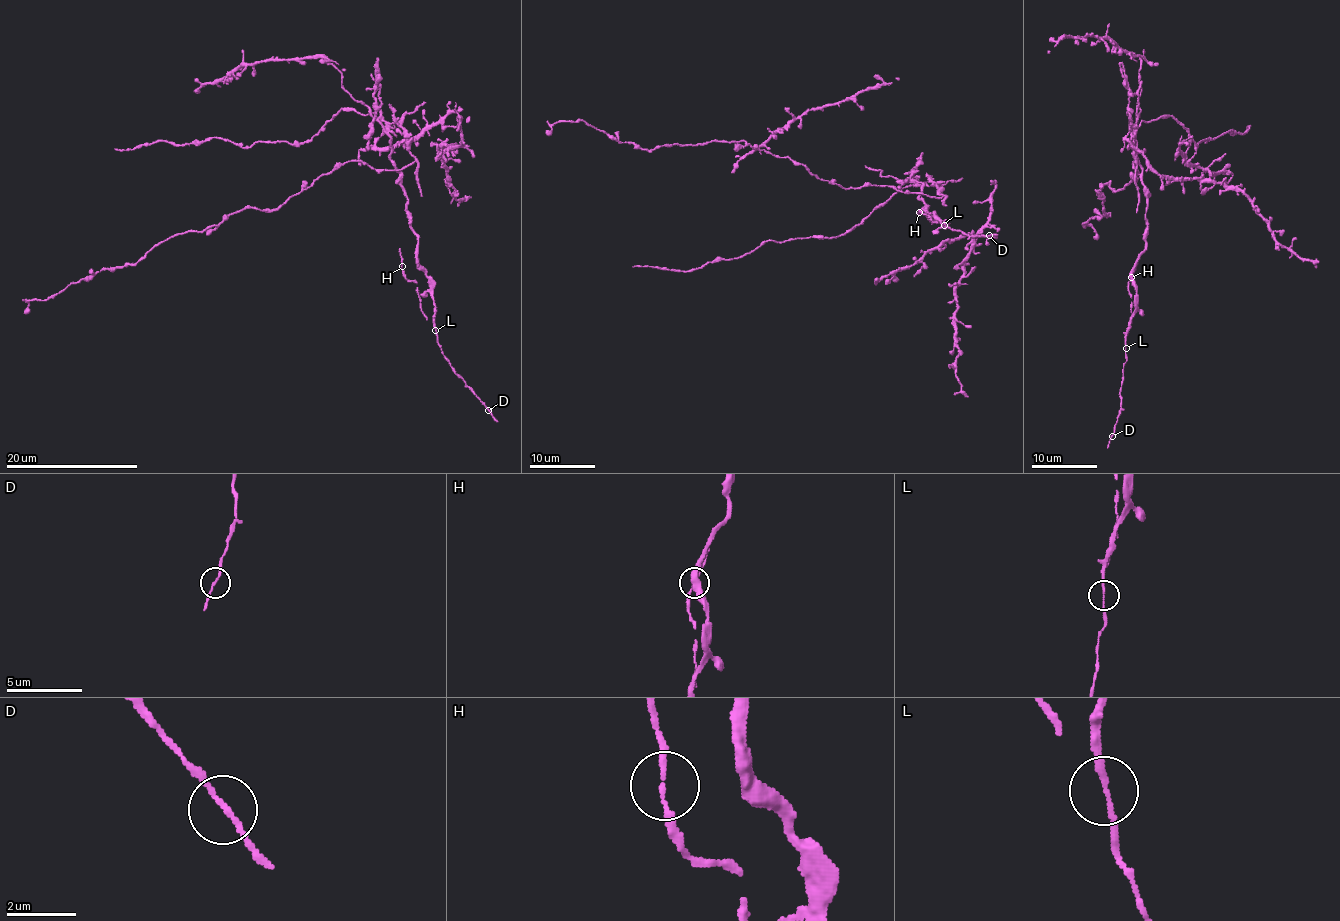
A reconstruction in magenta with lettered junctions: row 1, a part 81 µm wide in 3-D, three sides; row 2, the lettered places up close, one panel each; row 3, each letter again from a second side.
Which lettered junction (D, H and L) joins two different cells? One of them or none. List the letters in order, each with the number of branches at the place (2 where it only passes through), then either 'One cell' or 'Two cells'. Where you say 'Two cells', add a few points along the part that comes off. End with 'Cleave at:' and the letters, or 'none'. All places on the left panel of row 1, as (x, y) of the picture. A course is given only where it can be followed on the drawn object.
D: Branches: 2. One cell
H: Branches: 2. One cell
L: Branches: 2. Two cells. Course of the part to remove: (435, 330), (390, 159), (397, 124), (414, 158), (399, 170), (339, 163), (275, 210), (169, 236), (24, 313)
Cleave at: L

